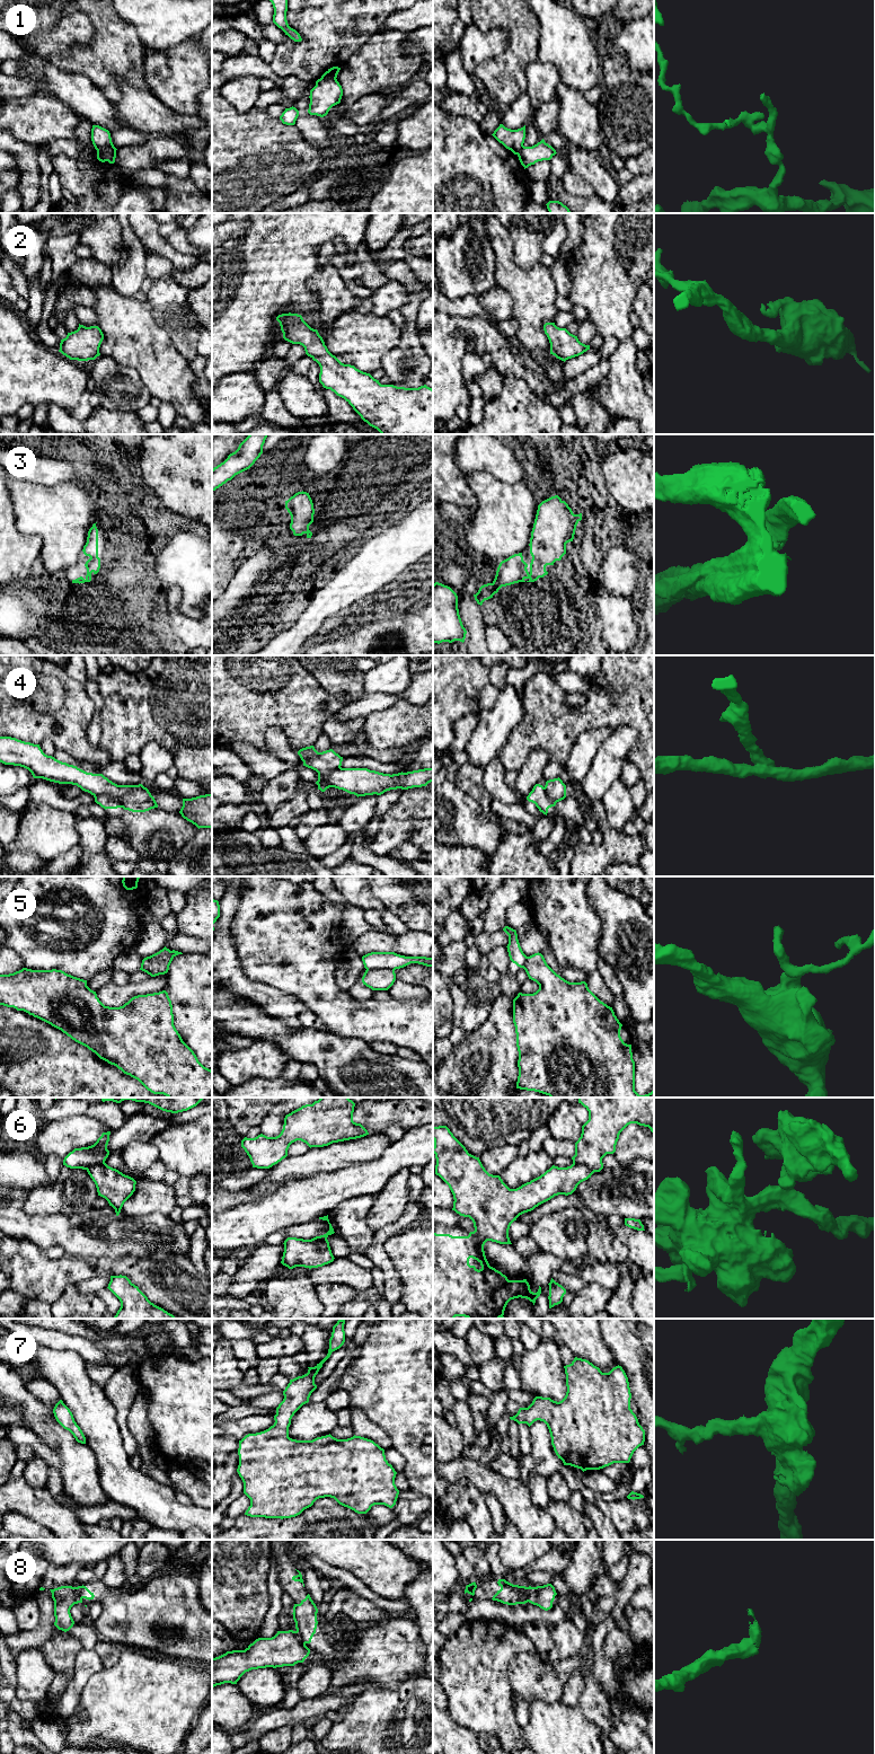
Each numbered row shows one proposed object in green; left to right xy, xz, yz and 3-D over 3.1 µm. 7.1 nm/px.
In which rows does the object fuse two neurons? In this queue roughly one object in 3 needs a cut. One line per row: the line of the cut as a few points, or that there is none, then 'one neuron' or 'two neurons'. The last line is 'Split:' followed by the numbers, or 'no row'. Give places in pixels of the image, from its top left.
1: xy (97, 150), (115, 151) | two neurons
2: no cut | one neuron
3: no cut | one neuron
4: xy (94, 795), (108, 795), (123, 807) | two neurons
5: xz (367, 969), (394, 970) | two neurons
6: xz (311, 1239), (319, 1246), (329, 1248) | two neurons
7: no cut | one neuron
8: xy (77, 1587), (81, 1602) | two neurons
Split: 1, 4, 5, 6, 8

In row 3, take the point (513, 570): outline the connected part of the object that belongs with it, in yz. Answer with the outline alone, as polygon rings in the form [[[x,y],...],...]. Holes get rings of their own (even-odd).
[[[558,495],[551,496],[542,501],[538,505],[533,528],[530,538],[530,554],[532,556],[531,563],[528,565],[523,561],[522,553],[514,554],[509,558],[502,561],[497,567],[495,579],[492,583],[484,584],[478,592],[474,594],[478,605],[483,605],[485,600],[493,598],[502,587],[511,585],[519,582],[534,582],[539,578],[548,574],[547,565],[554,565],[556,561],[560,561],[566,554],[566,544],[573,541],[576,526],[582,520],[582,513],[574,514],[568,504]]]

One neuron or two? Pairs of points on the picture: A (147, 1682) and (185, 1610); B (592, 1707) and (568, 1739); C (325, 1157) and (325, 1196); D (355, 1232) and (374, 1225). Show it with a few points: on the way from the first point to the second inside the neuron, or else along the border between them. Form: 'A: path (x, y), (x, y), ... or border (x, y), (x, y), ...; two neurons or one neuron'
A: border (166, 1656), (177, 1659); two neurons
B: border (577, 1706), (600, 1729), (603, 1736); two neurons
C: border (350, 1165), (299, 1179); two neurons
D: border (376, 1200), (367, 1217), (367, 1225), (372, 1232); two neurons

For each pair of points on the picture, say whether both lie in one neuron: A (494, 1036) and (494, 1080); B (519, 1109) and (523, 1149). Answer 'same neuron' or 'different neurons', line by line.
A: same neuron
B: different neurons

